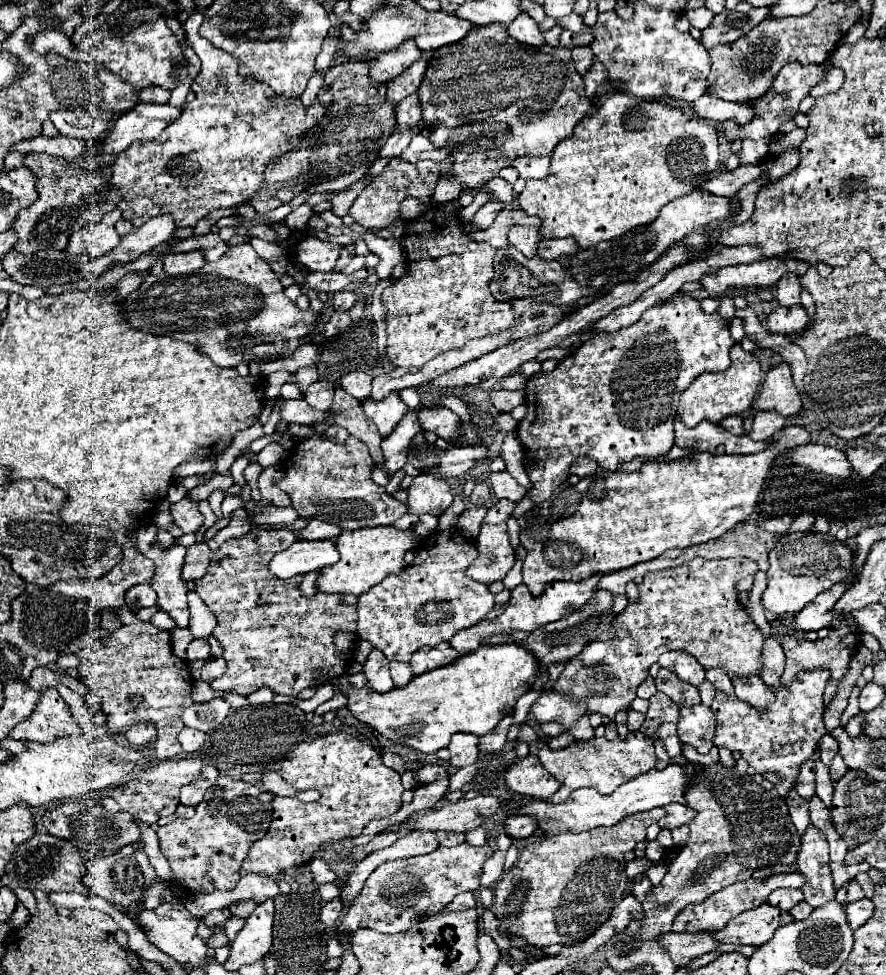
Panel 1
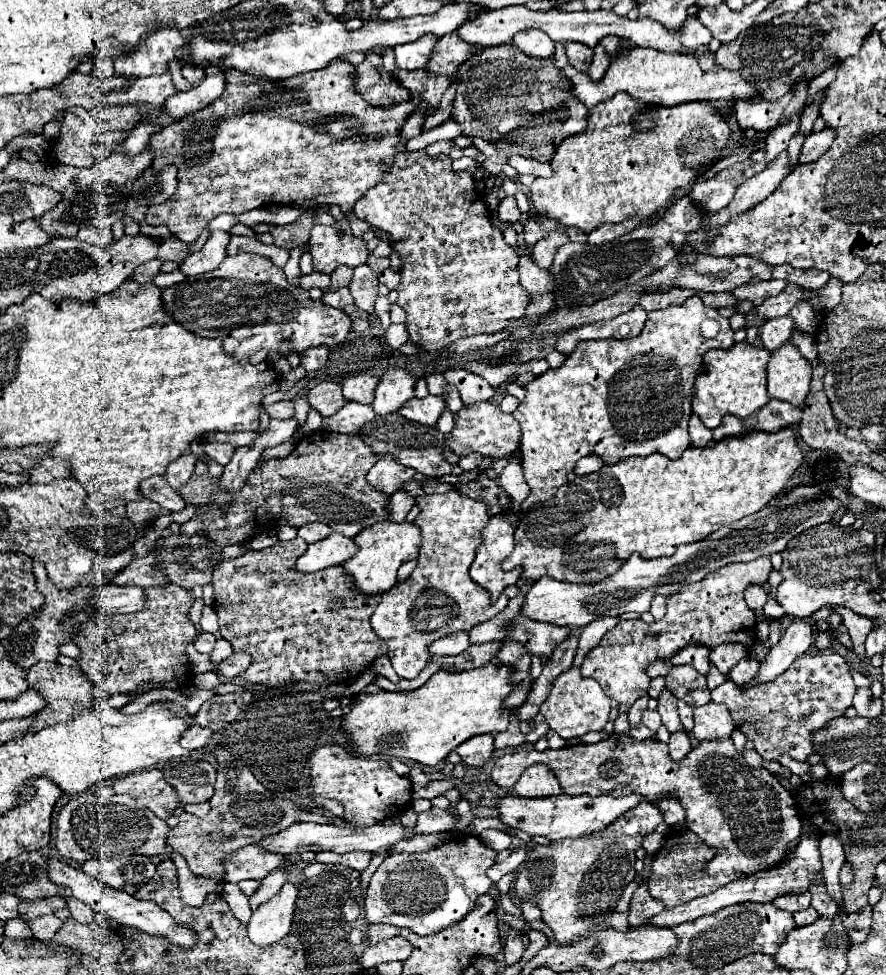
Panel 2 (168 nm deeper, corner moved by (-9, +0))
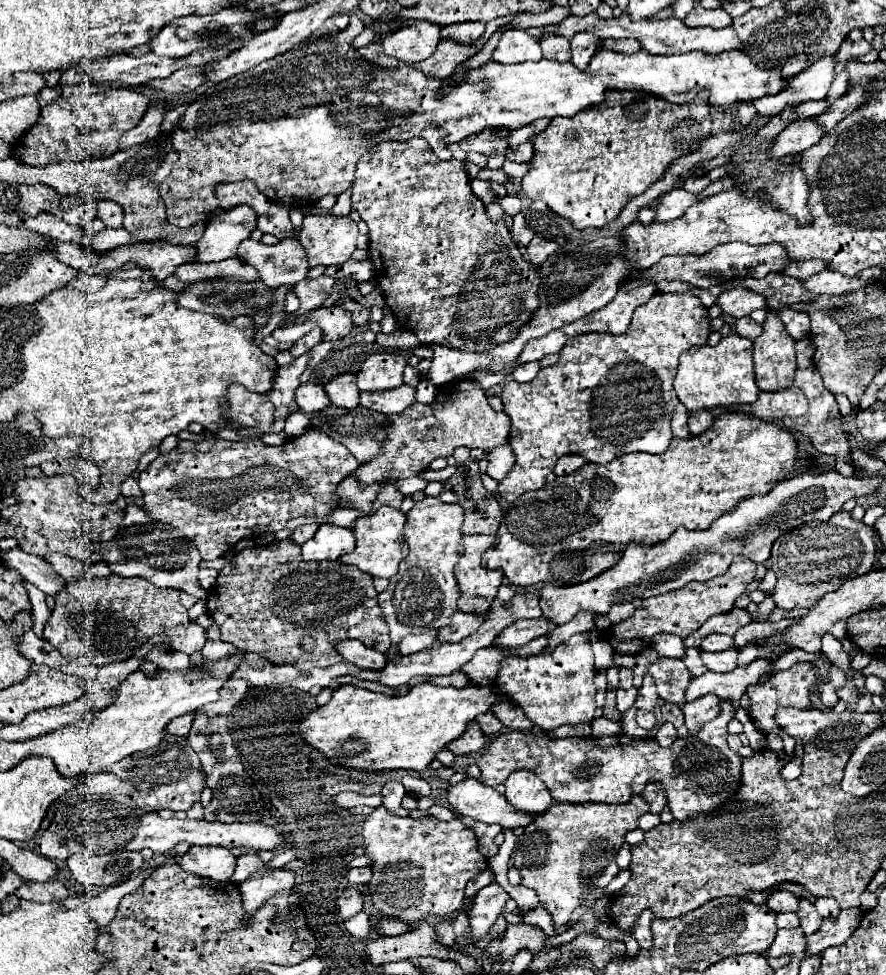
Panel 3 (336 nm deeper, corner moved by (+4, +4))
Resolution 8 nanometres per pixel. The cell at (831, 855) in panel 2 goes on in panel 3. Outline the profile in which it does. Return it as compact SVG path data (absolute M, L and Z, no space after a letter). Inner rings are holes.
M817 898L815 908L823 918L829 918L829 920L837 920L837 916L841 914L841 908L833 898Z

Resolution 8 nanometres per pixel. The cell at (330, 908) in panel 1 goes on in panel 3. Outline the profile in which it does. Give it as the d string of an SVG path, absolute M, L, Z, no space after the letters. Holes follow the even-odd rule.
M351 888L351 890L345 890L343 896L339 898L339 912L343 918L351 918L355 916L357 912L361 912L363 908L363 892Z

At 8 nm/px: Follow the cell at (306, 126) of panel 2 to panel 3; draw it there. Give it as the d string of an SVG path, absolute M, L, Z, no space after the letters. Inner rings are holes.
M353 16L351 18L351 24L349 28L345 28L343 32L339 32L337 36L329 36L329 38L319 38L315 42L305 42L303 46L291 50L291 52L285 52L285 54L279 54L239 76L231 76L231 98L227 98L227 90L225 94L219 90L219 88L209 88L207 92L203 92L201 96L197 96L195 102L189 104L183 120L181 120L181 126L179 130L175 130L171 134L171 138L175 140L175 148L179 150L179 160L175 162L173 166L173 172L163 180L161 184L161 198L165 202L165 208L167 208L167 222L171 222L173 226L181 226L181 228L187 228L195 222L201 222L209 216L209 212L213 212L217 208L217 198L215 198L215 186L221 184L221 182L239 182L239 180L253 180L259 190L263 190L263 194L271 200L271 202L277 202L281 206L287 206L287 208L305 208L305 206L311 206L315 204L321 196L327 196L327 194L333 194L333 196L339 196L341 192L345 192L351 182L353 182L353 174L355 174L355 166L359 162L359 158L371 150L373 146L377 146L379 142L385 142L385 140L407 140L407 138L413 138L413 136L419 136L419 138L425 138L431 148L435 150L437 157L440 160L452 159L452 154L449 153L447 146L453 144L453 142L459 142L483 128L497 128L497 126L505 126L505 128L521 128L525 124L531 124L533 120L537 118L555 118L555 116L567 116L567 118L573 118L577 112L589 108L589 106L597 106L603 102L603 92L607 88L613 88L613 90L645 90L645 92L651 92L663 100L669 100L673 104L685 104L689 100L693 100L699 92L703 90L709 90L711 92L711 98L709 98L709 104L711 106L725 106L725 104L733 104L733 102L749 102L749 100L757 100L757 98L763 98L763 96L773 96L773 94L779 94L787 80L783 78L781 70L779 68L765 68L765 66L757 66L753 64L753 60L739 52L739 50L733 50L733 52L723 52L723 54L699 54L699 52L689 52L689 54L677 54L677 56L653 56L653 54L647 54L647 52L635 52L635 54L619 54L619 52L611 52L611 50L599 50L595 54L595 58L591 58L589 66L585 70L577 70L575 66L571 66L571 62L555 62L555 60L539 60L539 62L523 62L523 64L509 64L509 66L503 66L499 62L493 62L489 60L487 64L483 64L481 68L475 68L475 70L467 70L467 74L463 76L463 80L459 82L451 82L451 78L431 78L431 76L425 76L421 70L413 68L413 66L399 66L399 68L393 68L393 70L383 70L371 62L367 62L365 58L361 58L357 54L357 50L353 52L353 40L361 34L361 18ZM445 84L453 84L451 92L441 96L441 88Z

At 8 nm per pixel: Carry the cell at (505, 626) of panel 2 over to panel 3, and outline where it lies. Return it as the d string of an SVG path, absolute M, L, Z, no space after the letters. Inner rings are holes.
M455 612L451 618L451 624L437 630L437 640L439 642L459 642L465 636L475 634L479 624L483 624L483 616Z

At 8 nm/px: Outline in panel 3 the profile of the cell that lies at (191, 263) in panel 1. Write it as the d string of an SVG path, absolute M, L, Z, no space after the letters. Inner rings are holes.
M247 204L215 216L197 246L197 262L219 262L237 256L237 246L257 228L257 214Z

